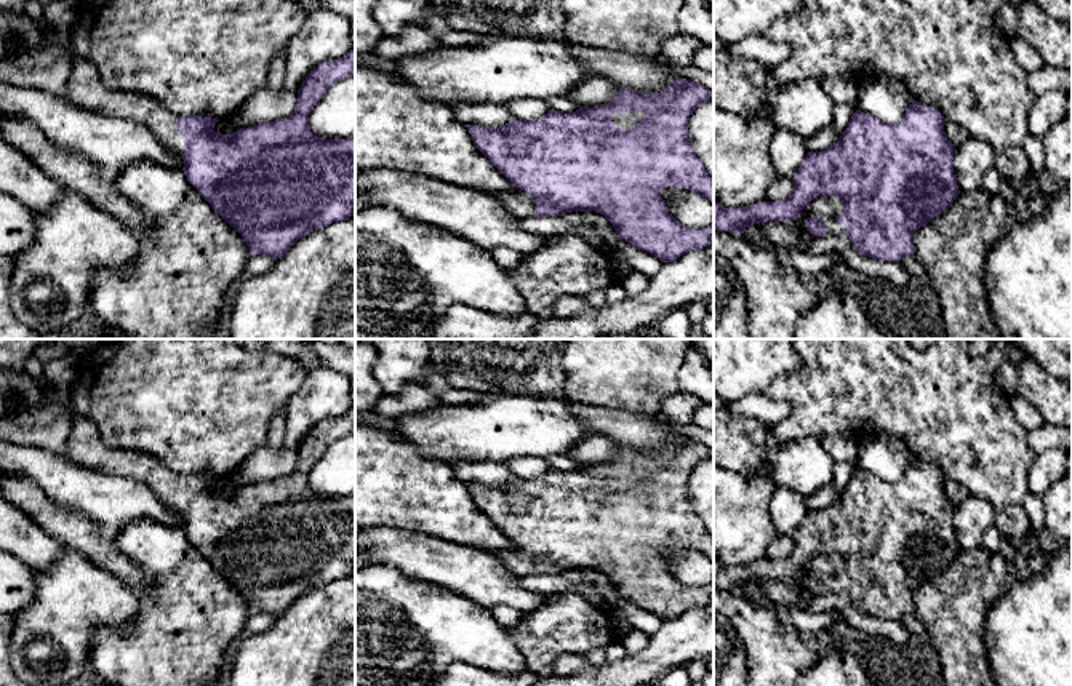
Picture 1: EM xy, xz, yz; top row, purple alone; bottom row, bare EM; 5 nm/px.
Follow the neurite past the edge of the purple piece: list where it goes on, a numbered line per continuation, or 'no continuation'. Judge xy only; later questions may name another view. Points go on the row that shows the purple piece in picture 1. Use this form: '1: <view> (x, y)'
1: xy (84, 88)

